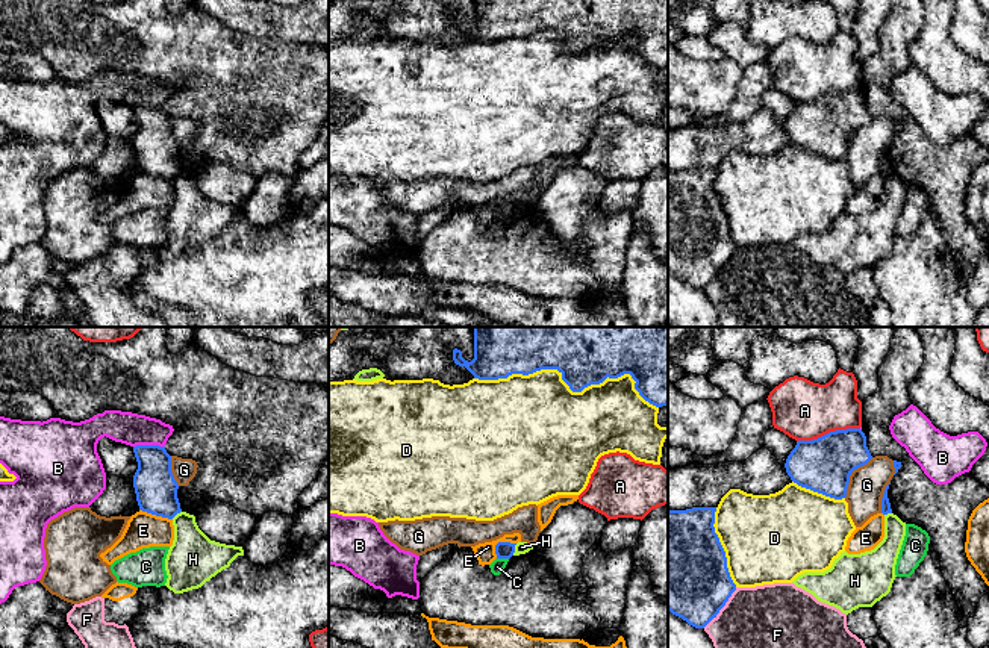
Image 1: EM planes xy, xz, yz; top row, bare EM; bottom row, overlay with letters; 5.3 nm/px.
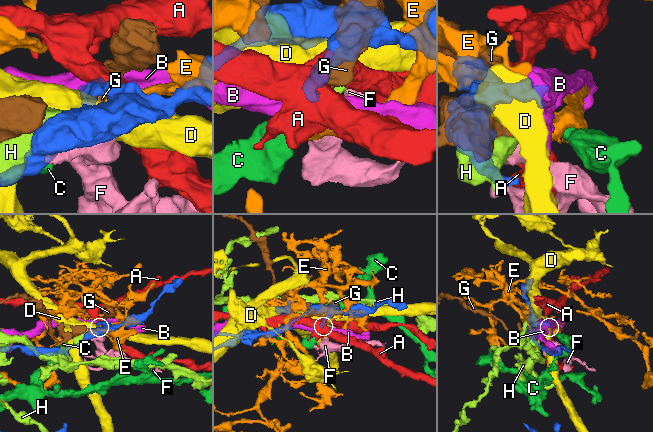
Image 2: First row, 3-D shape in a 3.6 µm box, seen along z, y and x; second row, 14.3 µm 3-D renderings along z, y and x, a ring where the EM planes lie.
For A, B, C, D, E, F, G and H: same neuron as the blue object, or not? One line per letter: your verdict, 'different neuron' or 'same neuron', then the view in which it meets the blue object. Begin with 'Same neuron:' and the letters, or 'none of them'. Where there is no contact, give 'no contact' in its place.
Same neuron: none of them
A: different neuron; meets blue in yz
B: different neuron; meets blue in xy
C: different neuron; meets blue in xz
D: different neuron; meets blue in xz
E: different neuron; meets blue in xz
F: different neuron; meets blue in yz
G: different neuron; meets blue in yz
H: different neuron; meets blue in xz

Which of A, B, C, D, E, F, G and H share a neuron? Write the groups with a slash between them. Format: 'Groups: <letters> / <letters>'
Groups: A / B / C / D / E F / G / H

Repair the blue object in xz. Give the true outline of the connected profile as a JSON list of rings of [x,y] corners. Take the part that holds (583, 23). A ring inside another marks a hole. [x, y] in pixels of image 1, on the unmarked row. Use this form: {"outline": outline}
{"outline": [[[474,0],[474,20],[465,21],[462,12],[454,9],[453,21],[479,41],[498,41],[512,35],[529,36],[541,30],[557,30],[572,53],[600,45],[607,38],[618,39],[630,35],[636,42],[635,50],[645,62],[656,68],[668,67],[668,0]]]}

